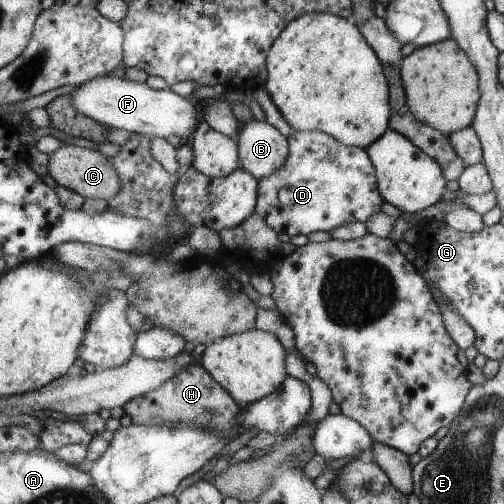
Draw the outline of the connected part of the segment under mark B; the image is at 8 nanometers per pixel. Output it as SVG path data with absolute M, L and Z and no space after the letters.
M251 118L241 124L237 142L242 167L259 181L279 170L289 157L288 138L266 120Z

